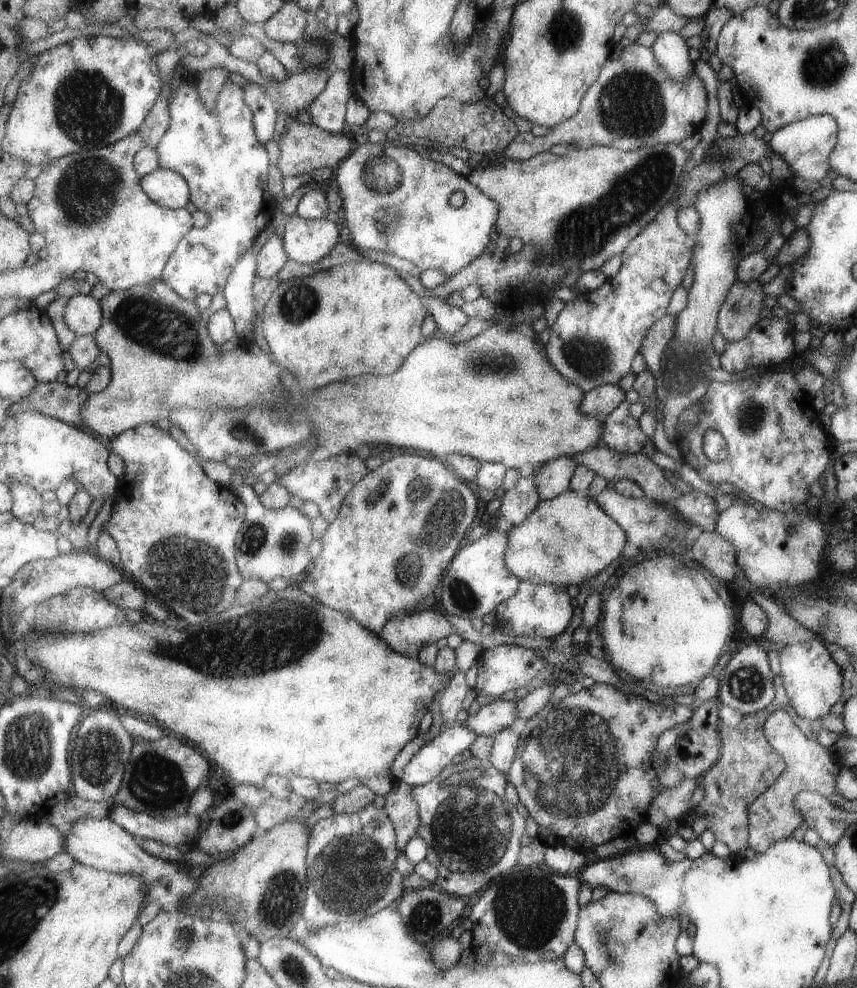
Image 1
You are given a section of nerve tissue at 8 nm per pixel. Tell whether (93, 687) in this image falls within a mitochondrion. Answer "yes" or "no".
no

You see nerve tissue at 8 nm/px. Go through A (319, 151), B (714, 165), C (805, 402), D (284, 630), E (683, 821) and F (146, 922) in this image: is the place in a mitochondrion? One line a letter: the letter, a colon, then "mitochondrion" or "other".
A: other
B: mitochondrion
C: other
D: mitochondrion
E: other
F: other

